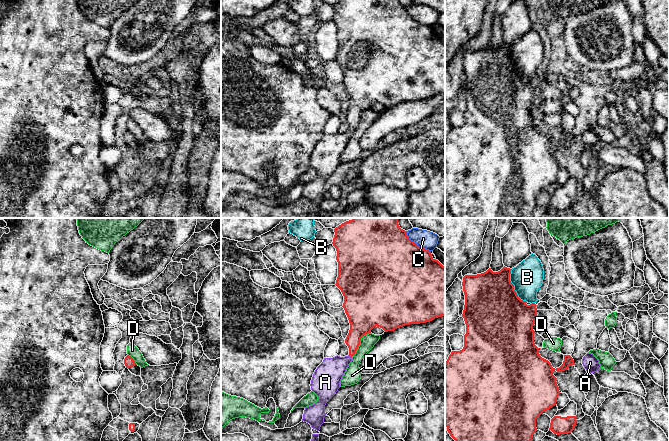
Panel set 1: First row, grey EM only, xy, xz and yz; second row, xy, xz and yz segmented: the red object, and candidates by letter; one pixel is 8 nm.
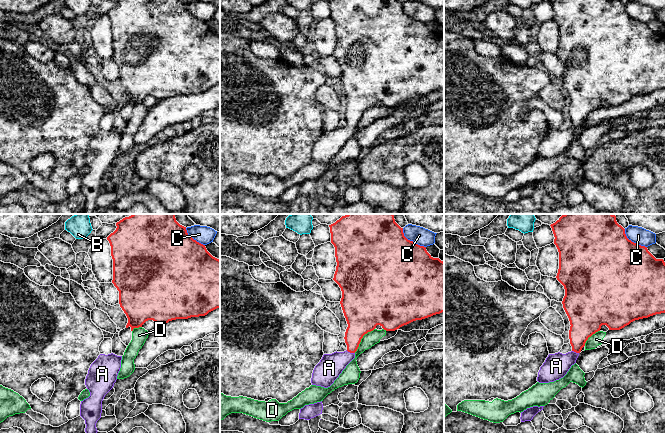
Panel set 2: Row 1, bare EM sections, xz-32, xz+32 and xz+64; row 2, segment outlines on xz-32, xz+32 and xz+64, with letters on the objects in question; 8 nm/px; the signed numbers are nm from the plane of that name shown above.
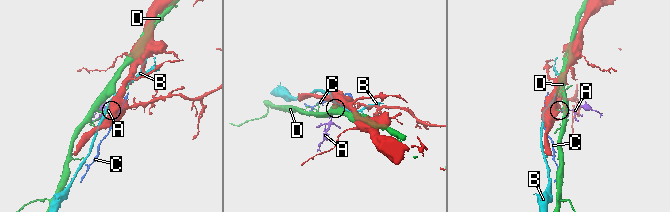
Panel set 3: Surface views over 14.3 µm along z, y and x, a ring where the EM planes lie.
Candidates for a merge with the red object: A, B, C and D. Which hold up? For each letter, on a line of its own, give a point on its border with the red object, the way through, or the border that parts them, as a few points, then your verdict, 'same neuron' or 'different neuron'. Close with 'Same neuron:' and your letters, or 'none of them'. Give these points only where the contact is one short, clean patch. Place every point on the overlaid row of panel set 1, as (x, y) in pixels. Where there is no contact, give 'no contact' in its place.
A: contact xz (350, 355); way xz (359, 326), (353, 338), (350, 355), (327, 376); same neuron
B: contact yz (513, 287); different neuron
C: contact xz (415, 243); different neuron
D: contact xz (359, 343); different neuron
Same neuron: A

